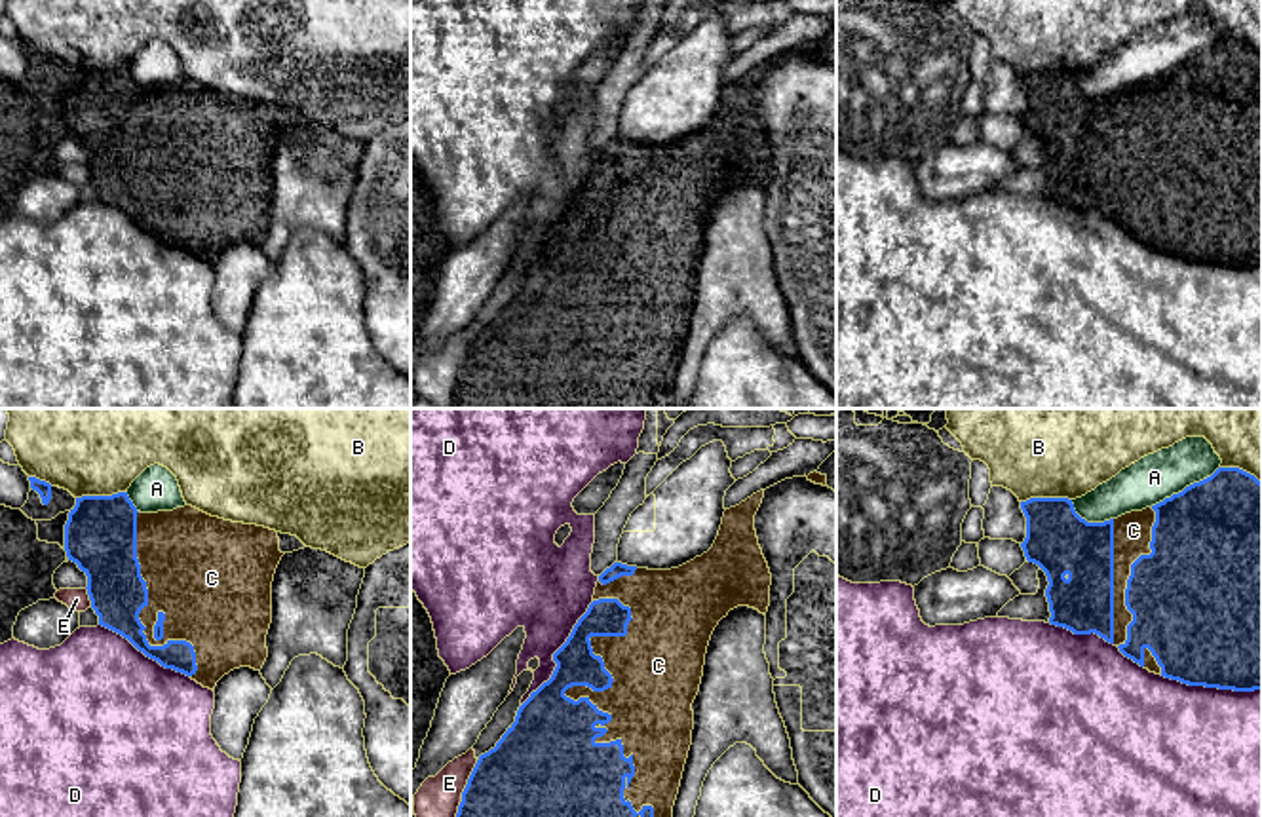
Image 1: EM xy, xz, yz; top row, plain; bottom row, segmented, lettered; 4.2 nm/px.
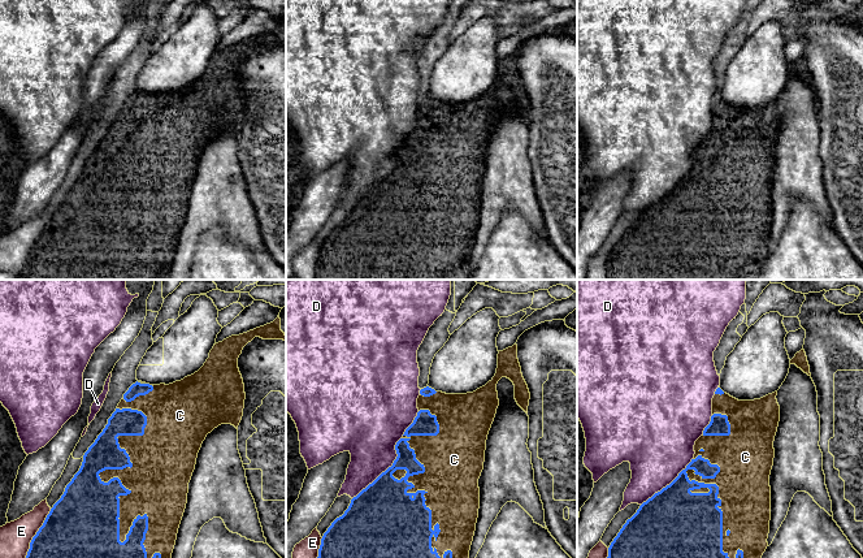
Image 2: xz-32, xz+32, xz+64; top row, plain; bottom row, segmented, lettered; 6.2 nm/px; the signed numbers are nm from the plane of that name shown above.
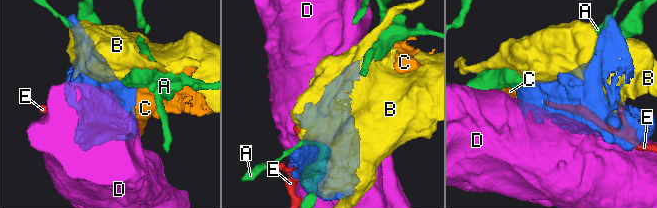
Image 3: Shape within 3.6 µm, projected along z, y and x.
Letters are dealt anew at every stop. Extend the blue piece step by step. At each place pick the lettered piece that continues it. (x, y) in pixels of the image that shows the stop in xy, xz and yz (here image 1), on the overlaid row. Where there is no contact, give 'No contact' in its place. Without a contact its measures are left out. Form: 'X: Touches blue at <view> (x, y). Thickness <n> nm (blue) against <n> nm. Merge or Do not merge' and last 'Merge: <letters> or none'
A: Touches blue at yz (1186, 487). Thickness 500 nm (blue) against 200 nm. Do not merge
B: Touches blue at xy (101, 496). Thickness 300 nm (blue) against 480 nm. Do not merge
C: Touches blue at xz (569, 698). Thickness 400 nm (blue) against 180 nm. Merge
D: Touches blue at xz (554, 654). Thickness 220 nm (blue) against 320 nm. Do not merge
E: Touches blue at xz (464, 789). Thickness 340 nm (blue) against 180 nm. Do not merge
Merge: C

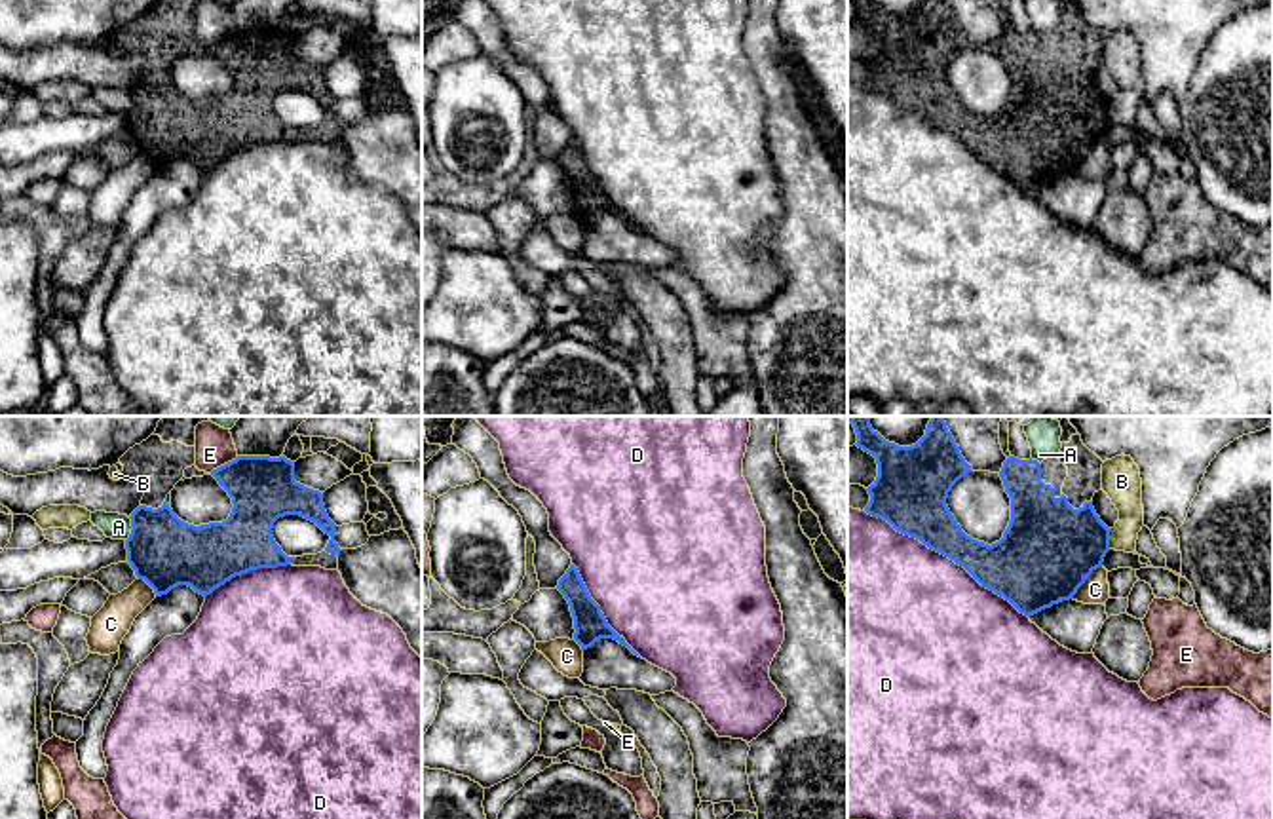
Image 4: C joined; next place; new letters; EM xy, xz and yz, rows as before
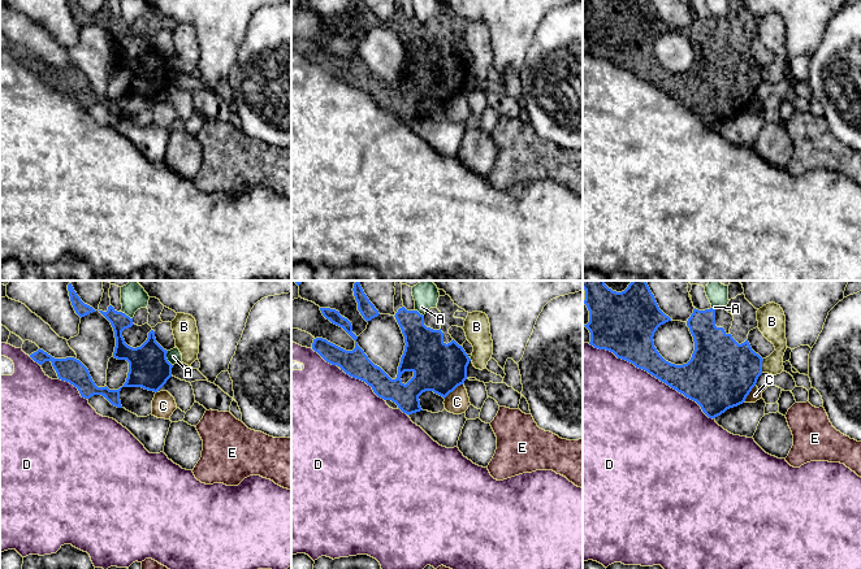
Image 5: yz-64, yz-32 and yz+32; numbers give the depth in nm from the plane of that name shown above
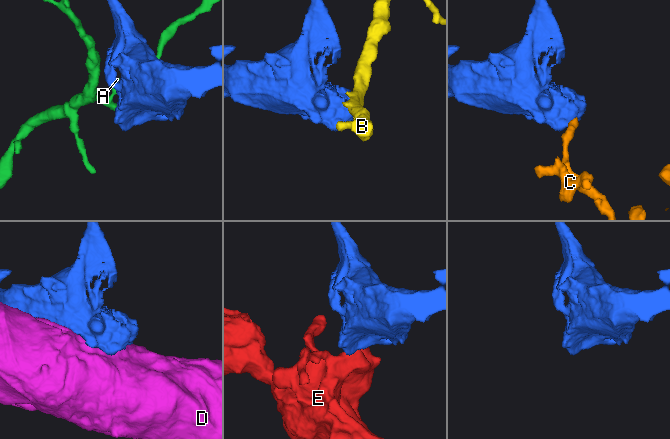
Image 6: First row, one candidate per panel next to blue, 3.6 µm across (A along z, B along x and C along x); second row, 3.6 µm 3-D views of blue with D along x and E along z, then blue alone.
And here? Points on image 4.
A: Touches blue at xy (132, 529). Thickness 300 nm (blue) against 110 nm. Do not merge
B: Touches blue at yz (1108, 538). Thickness 380 nm (blue) against 160 nm. Do not merge
C: Touches blue at yz (1083, 582). Thickness 400 nm (blue) against 120 nm. Do not merge
D: Touches blue at yz (947, 555). Thickness 260 nm (blue) against 480 nm. Do not merge
E: Touches blue at xy (225, 464). Thickness 280 nm (blue) against 160 nm. Do not merge
Merge: none

